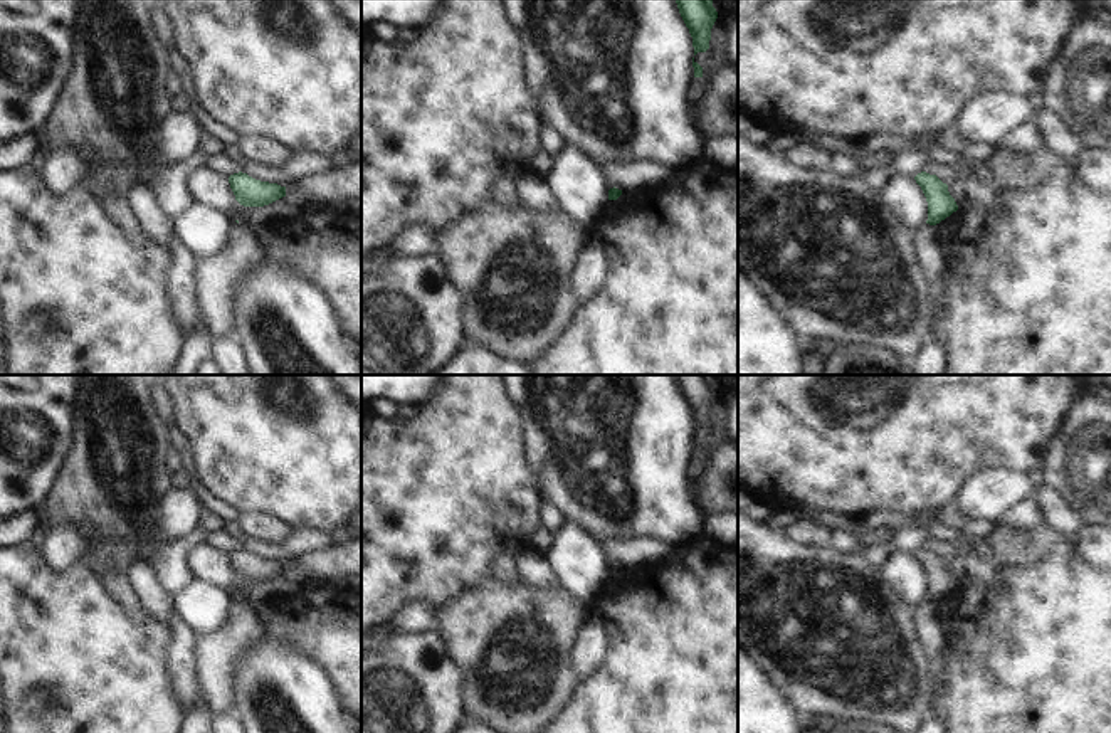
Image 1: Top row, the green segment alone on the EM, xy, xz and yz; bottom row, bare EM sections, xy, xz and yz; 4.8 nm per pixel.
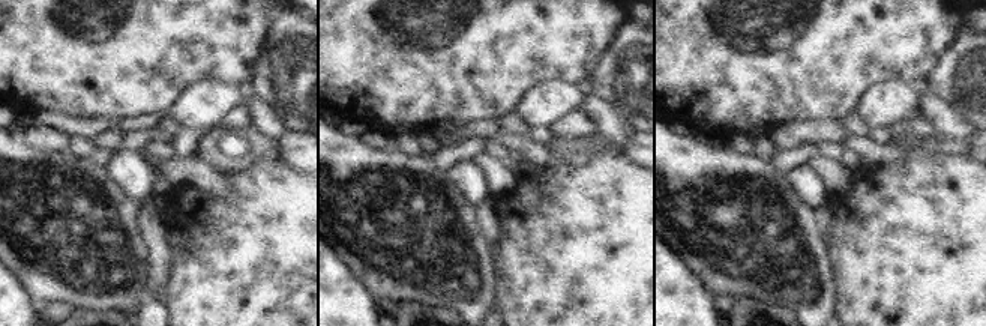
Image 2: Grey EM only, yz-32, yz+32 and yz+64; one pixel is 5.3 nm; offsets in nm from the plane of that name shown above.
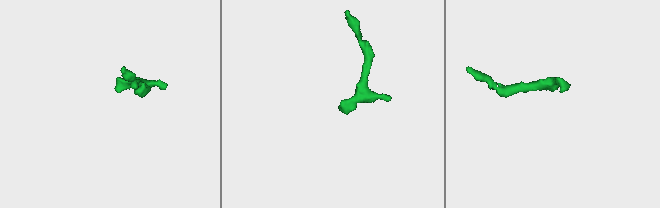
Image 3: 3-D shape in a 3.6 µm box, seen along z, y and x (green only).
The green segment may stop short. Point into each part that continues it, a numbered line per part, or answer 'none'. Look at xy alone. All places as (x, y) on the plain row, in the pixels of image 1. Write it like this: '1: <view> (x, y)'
none.

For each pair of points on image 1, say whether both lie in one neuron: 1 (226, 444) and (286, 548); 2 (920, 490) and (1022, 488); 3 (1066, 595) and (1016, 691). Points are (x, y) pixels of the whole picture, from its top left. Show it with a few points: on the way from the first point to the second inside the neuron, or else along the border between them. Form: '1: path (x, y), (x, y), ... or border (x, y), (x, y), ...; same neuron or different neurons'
1: border (293, 528), (320, 528), (331, 533); different neurons
2: border (994, 468), (977, 471), (953, 500); different neurons
3: path (1066, 619), (1066, 641), (1039, 668); same neuron

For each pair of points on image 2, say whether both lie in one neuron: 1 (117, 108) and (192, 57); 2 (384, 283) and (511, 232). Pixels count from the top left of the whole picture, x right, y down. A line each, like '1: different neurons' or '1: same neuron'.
1: same neuron
2: different neurons

